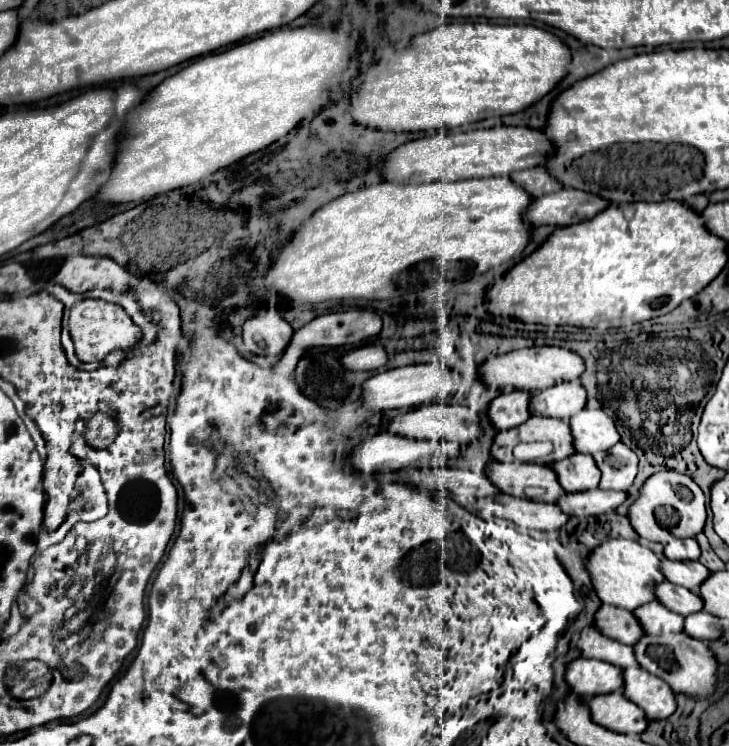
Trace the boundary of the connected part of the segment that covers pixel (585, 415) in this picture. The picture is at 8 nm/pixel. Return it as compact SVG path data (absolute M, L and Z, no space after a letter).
M580 410L572 416L570 428L574 436L574 448L582 454L596 454L620 442L616 424L612 418L608 418L608 414L604 414L604 410Z

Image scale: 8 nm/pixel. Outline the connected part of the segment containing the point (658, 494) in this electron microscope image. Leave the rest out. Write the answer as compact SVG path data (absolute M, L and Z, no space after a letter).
M668 470L668 472L658 472L652 478L646 480L640 498L630 506L628 518L634 526L634 530L650 540L650 542L660 542L668 540L668 536L678 536L678 538L694 538L704 530L706 522L706 494L702 488L686 474Z

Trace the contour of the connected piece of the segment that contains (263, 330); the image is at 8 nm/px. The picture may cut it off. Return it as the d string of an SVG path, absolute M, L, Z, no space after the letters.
M258 310L242 326L246 350L260 356L280 356L294 330L276 310Z

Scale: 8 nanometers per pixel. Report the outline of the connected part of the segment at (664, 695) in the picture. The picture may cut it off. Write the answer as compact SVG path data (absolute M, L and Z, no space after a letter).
M642 668L624 670L624 696L638 704L648 718L668 718L676 710L672 688Z

